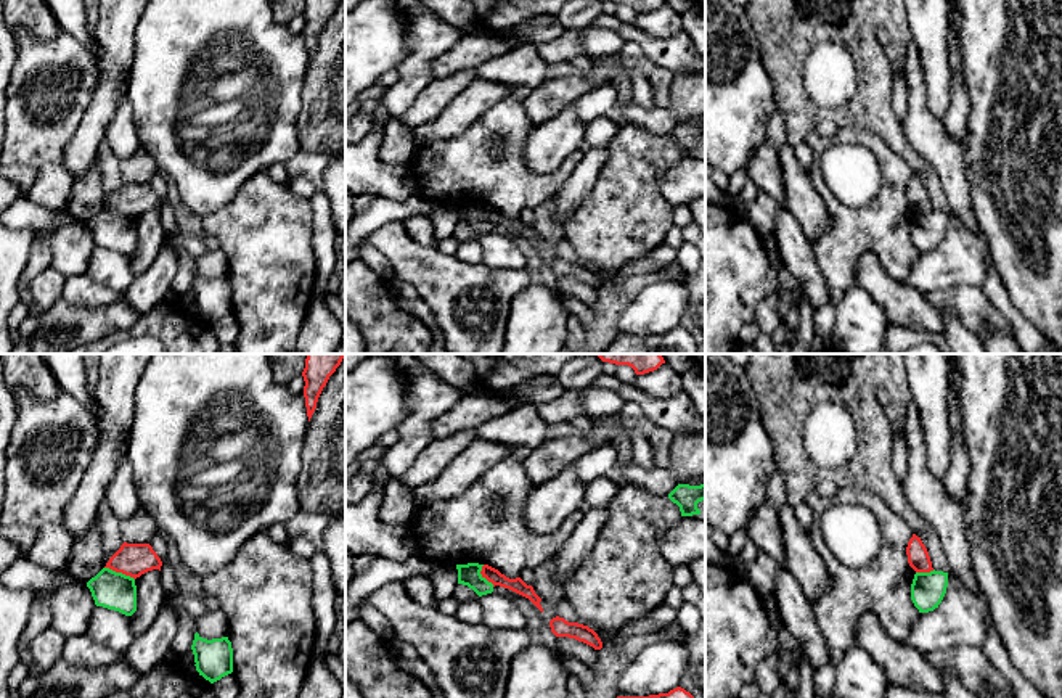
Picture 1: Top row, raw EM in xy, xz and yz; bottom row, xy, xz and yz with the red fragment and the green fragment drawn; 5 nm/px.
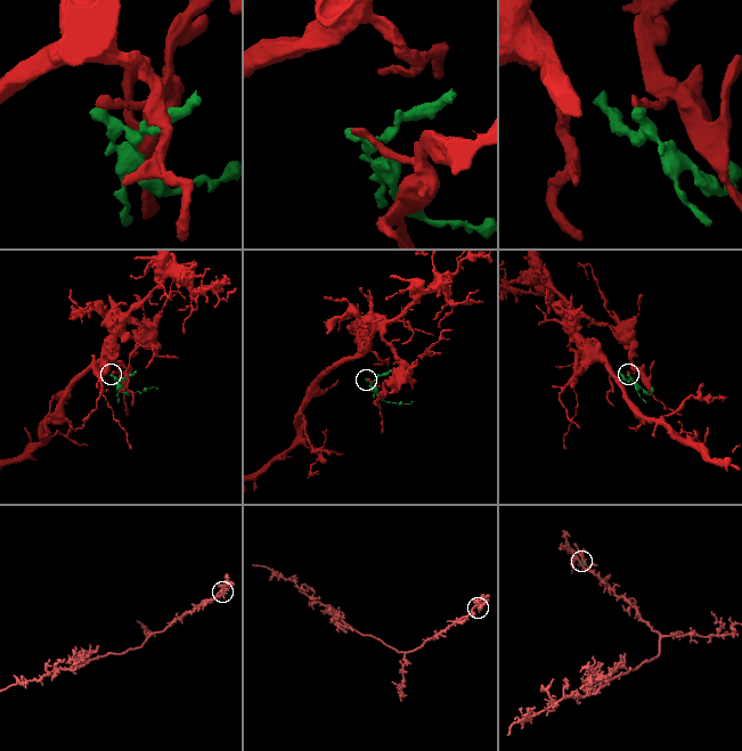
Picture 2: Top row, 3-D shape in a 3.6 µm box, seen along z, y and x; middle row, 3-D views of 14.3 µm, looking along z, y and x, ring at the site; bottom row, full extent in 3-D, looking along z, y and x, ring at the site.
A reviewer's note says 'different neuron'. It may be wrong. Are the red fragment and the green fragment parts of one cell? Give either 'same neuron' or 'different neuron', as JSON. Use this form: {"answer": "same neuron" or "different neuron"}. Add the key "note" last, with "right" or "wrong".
{"answer": "different neuron", "note": "right"}

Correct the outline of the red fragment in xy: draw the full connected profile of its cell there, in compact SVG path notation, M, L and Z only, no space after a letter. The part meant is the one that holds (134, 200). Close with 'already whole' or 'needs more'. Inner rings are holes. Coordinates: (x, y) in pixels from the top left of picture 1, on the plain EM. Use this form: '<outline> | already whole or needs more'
M124 182L104 207L137 219L148 211L161 211L161 206L162 201L149 183Z | already whole

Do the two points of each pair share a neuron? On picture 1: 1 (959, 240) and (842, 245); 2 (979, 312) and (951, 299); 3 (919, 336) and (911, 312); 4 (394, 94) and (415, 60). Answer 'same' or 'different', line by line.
1: different
2: same
3: different
4: same

